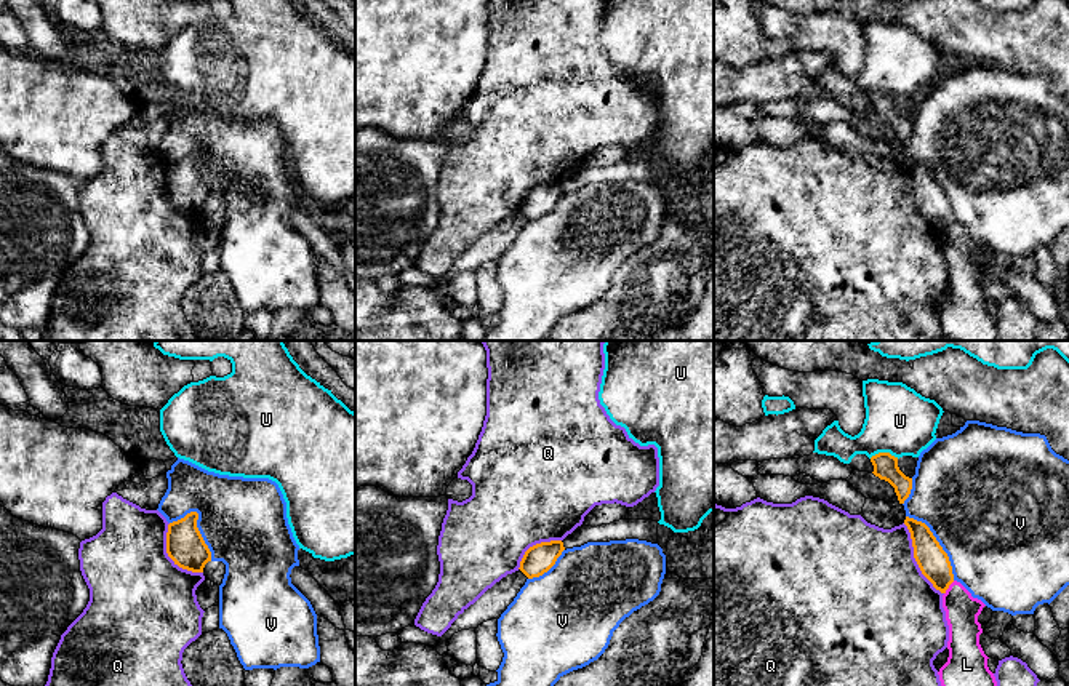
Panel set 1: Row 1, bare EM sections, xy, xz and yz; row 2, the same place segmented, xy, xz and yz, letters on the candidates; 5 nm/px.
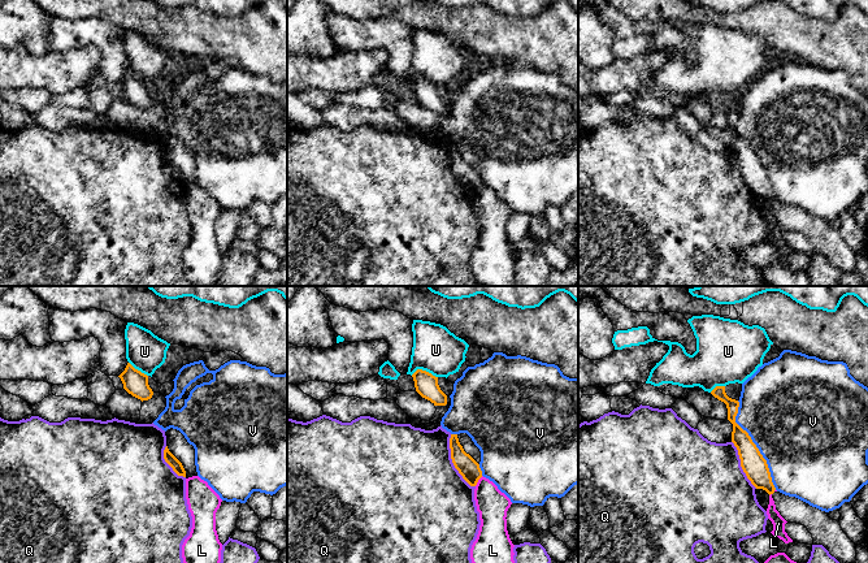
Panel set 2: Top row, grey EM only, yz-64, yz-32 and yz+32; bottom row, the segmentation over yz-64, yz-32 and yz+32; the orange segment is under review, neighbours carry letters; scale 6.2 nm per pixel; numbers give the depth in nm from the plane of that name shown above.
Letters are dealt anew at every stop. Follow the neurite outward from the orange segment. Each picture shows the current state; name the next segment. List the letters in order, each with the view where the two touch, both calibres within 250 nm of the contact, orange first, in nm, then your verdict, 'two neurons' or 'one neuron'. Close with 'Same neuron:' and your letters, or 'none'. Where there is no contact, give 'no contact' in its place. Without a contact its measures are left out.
L: contact in yz; calibres 160 and 170 nm; two neurons
Q: contact in yz; calibres 160 and 500 nm; two neurons
U: contact in yz; calibres 130 and 340 nm; two neurons
V: contact in xy; calibres 190 and 440 nm; two neurons
Same neuron: none

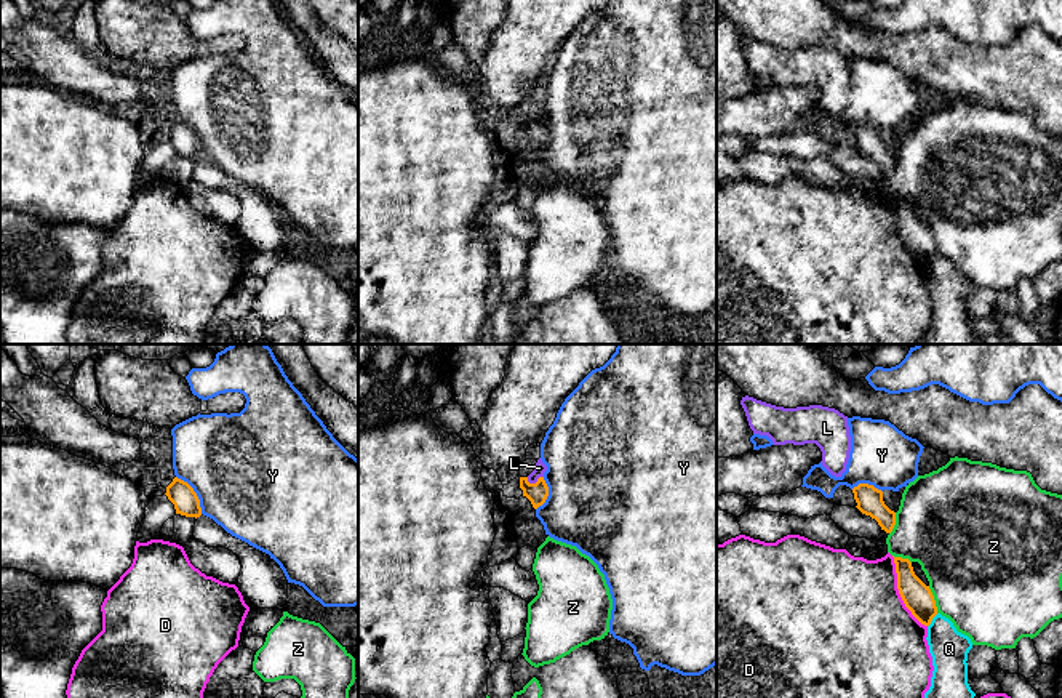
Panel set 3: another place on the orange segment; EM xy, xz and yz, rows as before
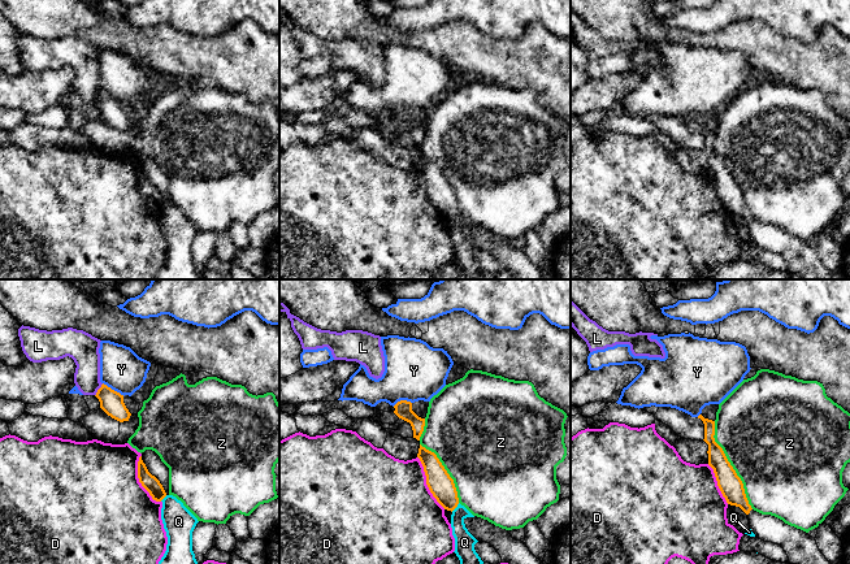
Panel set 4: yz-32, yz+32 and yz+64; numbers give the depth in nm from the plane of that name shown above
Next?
D: contact in yz; calibres 150 and 500 nm; two neurons
L: contact in xz; calibres 100 and 60 nm; one neuron
Q: contact in yz; calibres 150 and 190 nm; two neurons
Y: contact in xy; calibres 130 and 500 nm; two neurons
Z: contact in yz; calibres 150 and 480 nm; two neurons
Same neuron: L

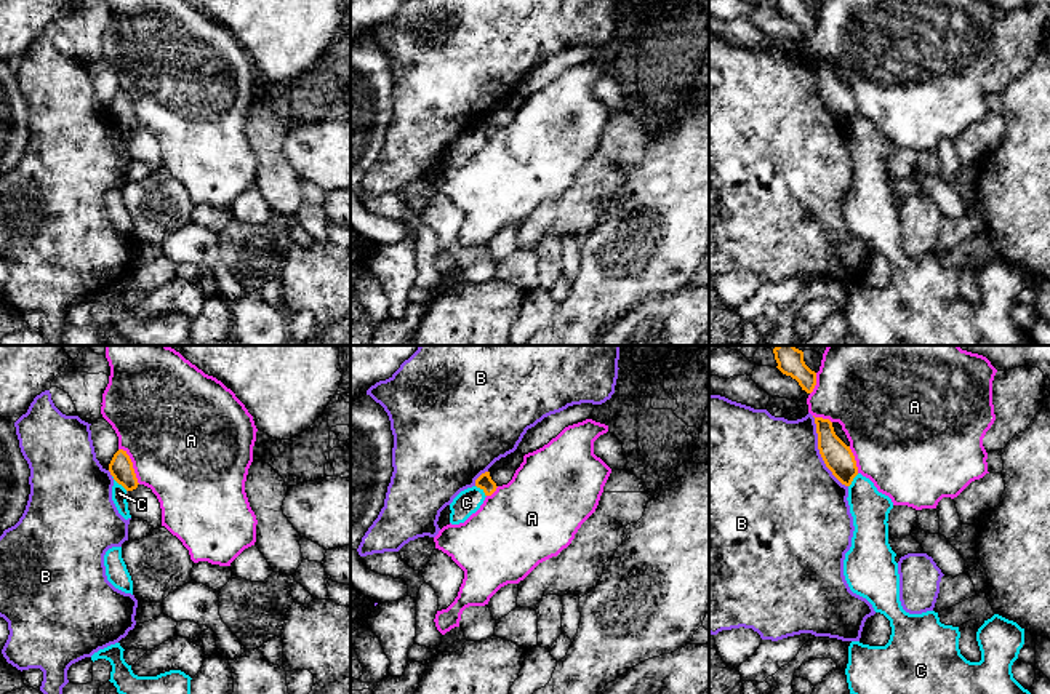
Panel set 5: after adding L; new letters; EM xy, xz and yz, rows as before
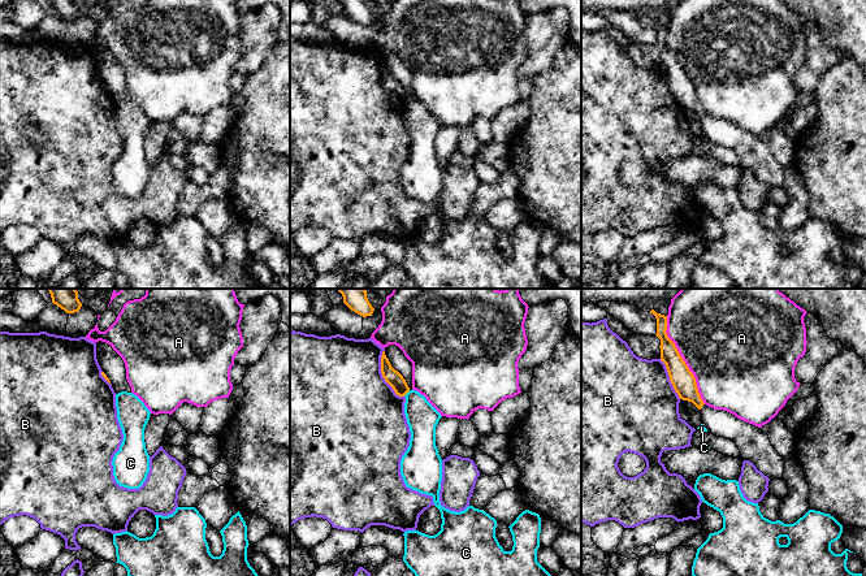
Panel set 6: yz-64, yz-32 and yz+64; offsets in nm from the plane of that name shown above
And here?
A: contact in xy; calibres 120 and 480 nm; two neurons
B: contact in yz; calibres 150 and 500 nm; two neurons
C: contact in xy; calibres 120 and 80 nm; two neurons
Same neuron: none

